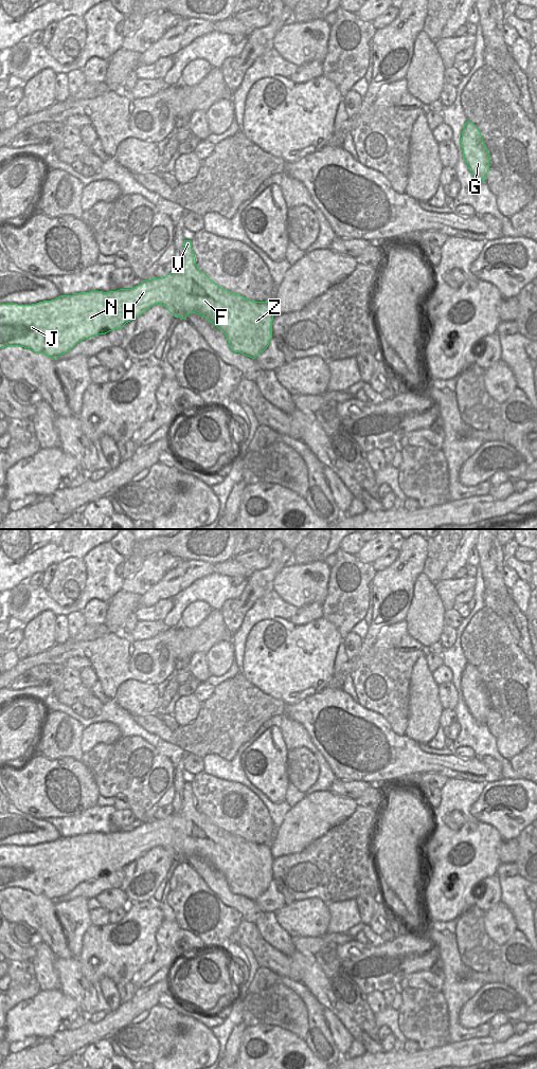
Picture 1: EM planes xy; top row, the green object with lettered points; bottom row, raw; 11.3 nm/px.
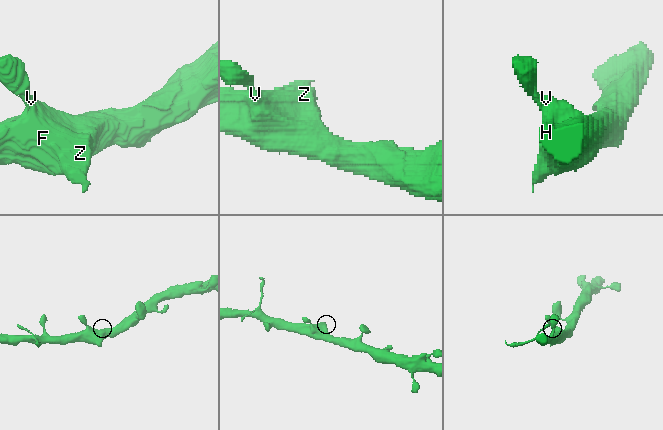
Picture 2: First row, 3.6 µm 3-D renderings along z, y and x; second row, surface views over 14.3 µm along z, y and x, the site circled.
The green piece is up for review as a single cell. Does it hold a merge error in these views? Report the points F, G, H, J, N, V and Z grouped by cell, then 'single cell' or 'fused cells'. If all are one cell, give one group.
groups F G H J N V Z; single cell

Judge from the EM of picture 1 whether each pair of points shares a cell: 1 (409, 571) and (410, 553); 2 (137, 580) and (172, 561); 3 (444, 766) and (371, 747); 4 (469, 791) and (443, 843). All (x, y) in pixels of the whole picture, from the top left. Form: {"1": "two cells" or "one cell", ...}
{"1": "one cell", "2": "one cell", "3": "one cell", "4": "one cell"}

